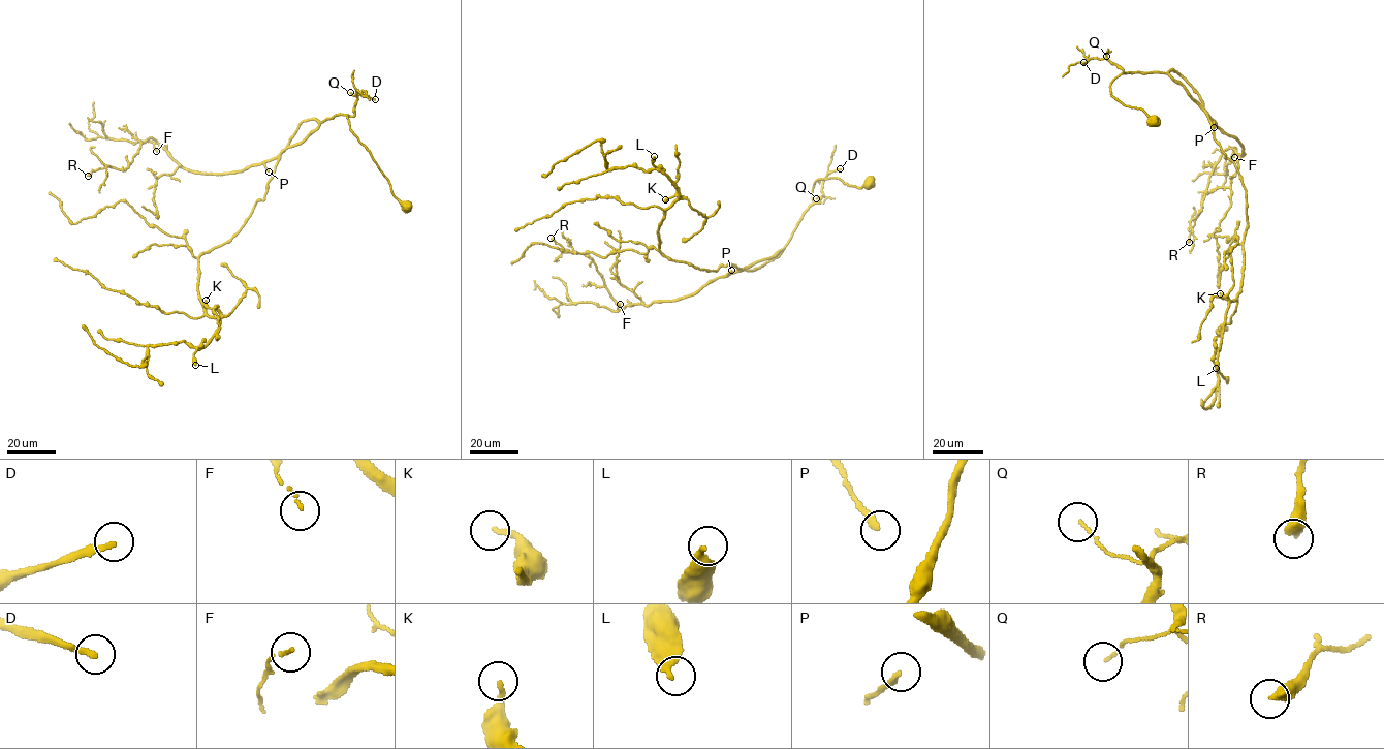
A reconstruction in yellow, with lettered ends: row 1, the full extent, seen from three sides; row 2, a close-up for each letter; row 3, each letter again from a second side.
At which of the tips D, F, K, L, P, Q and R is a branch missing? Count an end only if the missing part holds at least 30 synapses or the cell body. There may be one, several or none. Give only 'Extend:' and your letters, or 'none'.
Extend: D

